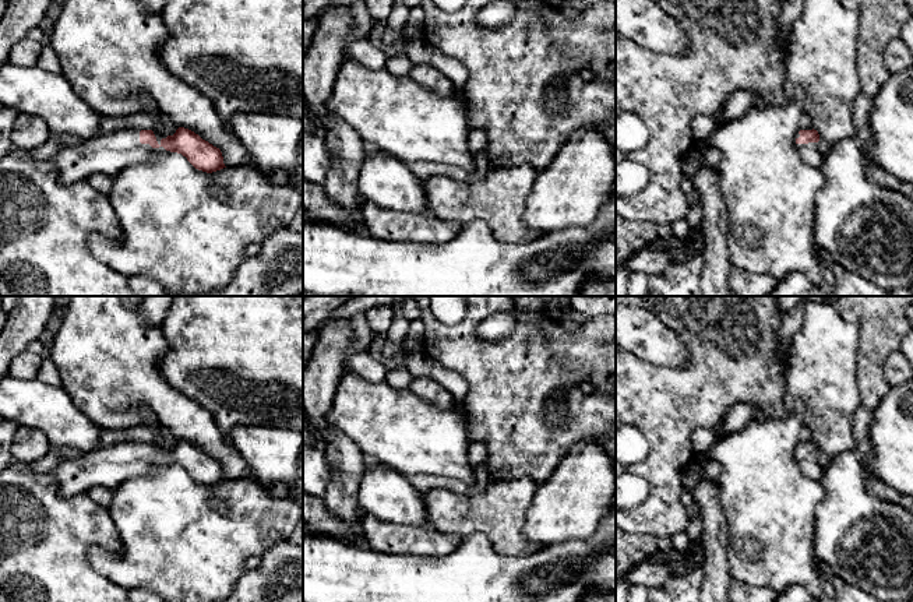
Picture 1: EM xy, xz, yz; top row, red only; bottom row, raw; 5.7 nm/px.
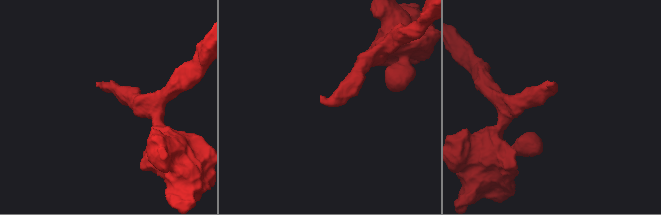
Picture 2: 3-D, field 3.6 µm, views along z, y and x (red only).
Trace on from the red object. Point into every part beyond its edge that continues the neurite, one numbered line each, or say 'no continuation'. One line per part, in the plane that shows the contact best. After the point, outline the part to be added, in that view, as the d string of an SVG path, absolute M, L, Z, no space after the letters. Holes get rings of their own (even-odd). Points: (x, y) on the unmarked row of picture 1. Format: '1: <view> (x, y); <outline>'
1: xy (108, 467); M123 440L61 461L53 473L61 496L89 493L95 486L114 490L123 480L147 475L158 461L140 455L140 440Z

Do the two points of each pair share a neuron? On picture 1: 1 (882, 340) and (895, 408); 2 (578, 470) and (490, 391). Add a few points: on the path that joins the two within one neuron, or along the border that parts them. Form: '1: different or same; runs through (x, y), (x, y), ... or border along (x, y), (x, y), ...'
1: different; border along (891, 387), (873, 415)
2: different; border along (594, 442), (577, 442), (554, 472), (543, 482)

